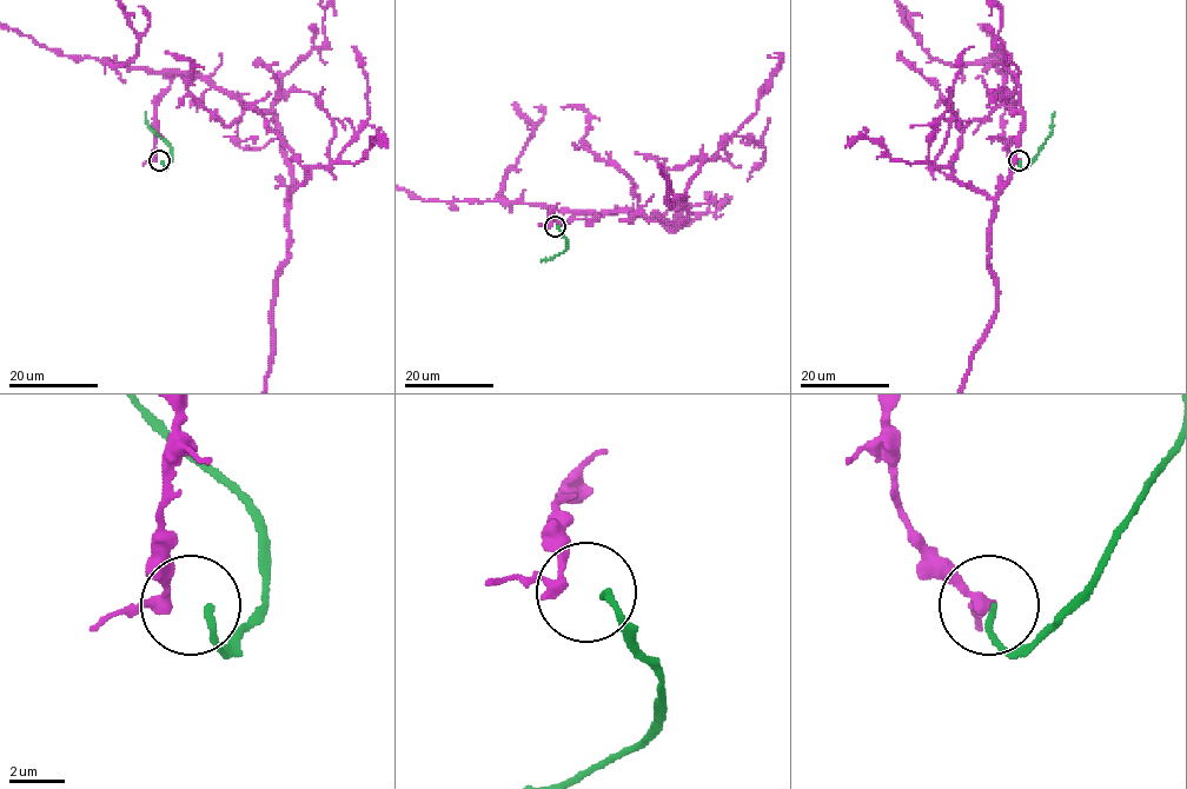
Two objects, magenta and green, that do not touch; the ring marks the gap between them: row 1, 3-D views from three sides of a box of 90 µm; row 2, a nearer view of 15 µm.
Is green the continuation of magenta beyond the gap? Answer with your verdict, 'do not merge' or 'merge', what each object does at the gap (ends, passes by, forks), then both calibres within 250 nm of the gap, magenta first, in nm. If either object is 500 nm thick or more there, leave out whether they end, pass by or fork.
do not merge; magenta passes by; green ends; calibres 360 and 240 nm

